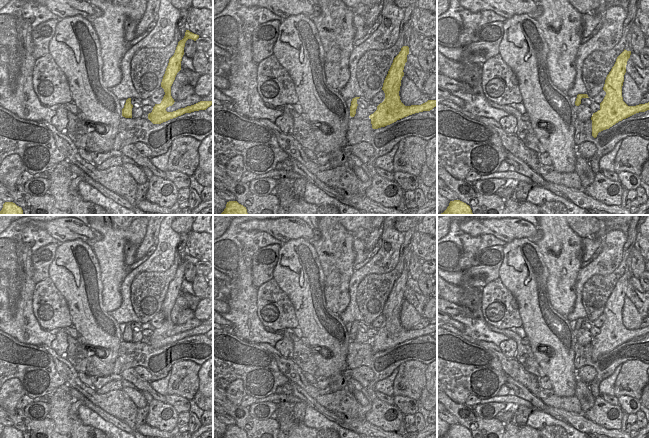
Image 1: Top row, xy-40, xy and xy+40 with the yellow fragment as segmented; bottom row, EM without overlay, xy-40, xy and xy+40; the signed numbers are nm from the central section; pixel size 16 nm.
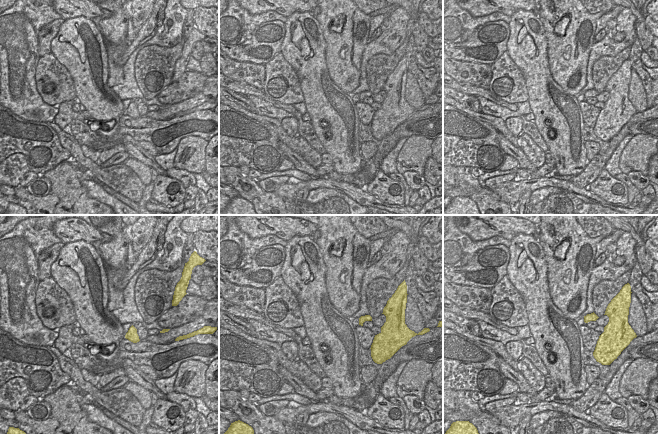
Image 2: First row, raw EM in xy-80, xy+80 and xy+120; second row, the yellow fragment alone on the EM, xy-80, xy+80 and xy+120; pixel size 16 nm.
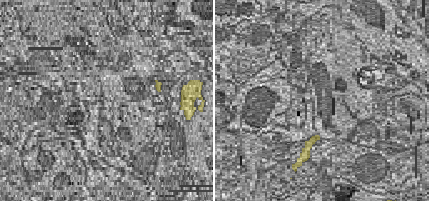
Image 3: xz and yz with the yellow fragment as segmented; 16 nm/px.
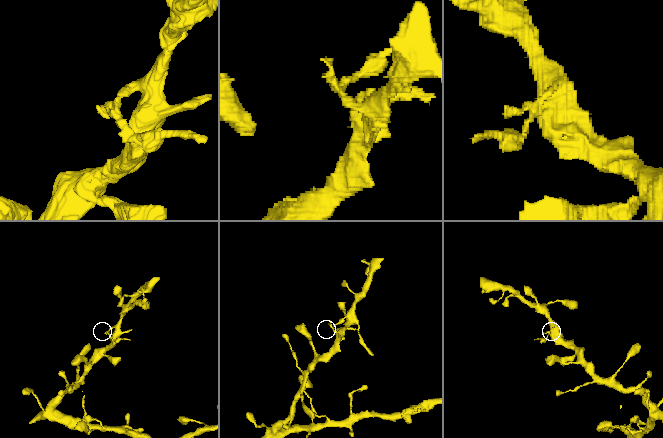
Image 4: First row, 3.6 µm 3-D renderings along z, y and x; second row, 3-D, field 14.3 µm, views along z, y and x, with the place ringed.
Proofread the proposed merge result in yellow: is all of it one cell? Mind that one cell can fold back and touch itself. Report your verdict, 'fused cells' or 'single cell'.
fused cells

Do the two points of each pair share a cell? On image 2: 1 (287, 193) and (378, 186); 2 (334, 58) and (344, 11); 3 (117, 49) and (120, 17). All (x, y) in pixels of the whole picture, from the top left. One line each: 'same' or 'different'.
1: different
2: same
3: same

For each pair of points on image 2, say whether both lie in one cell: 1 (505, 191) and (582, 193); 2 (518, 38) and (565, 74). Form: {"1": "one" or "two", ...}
{"1": "one", "2": "two"}

